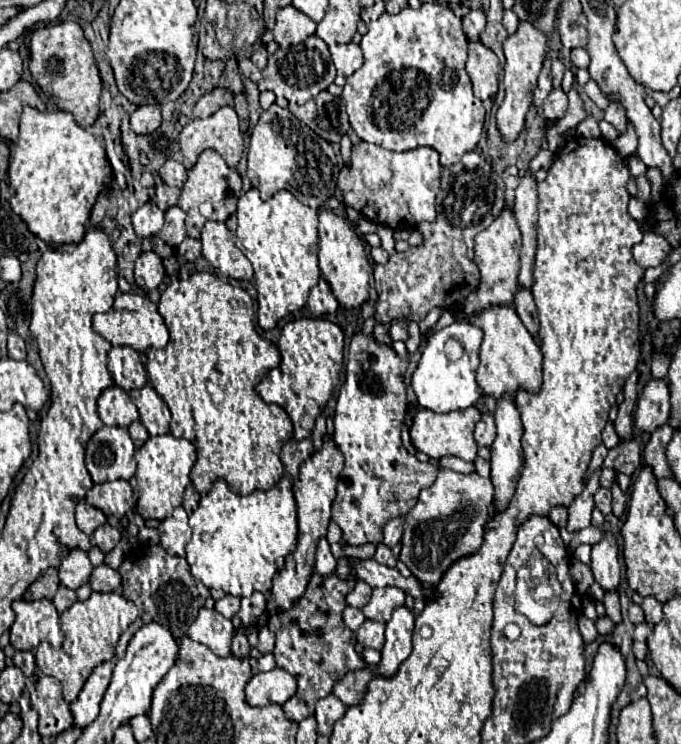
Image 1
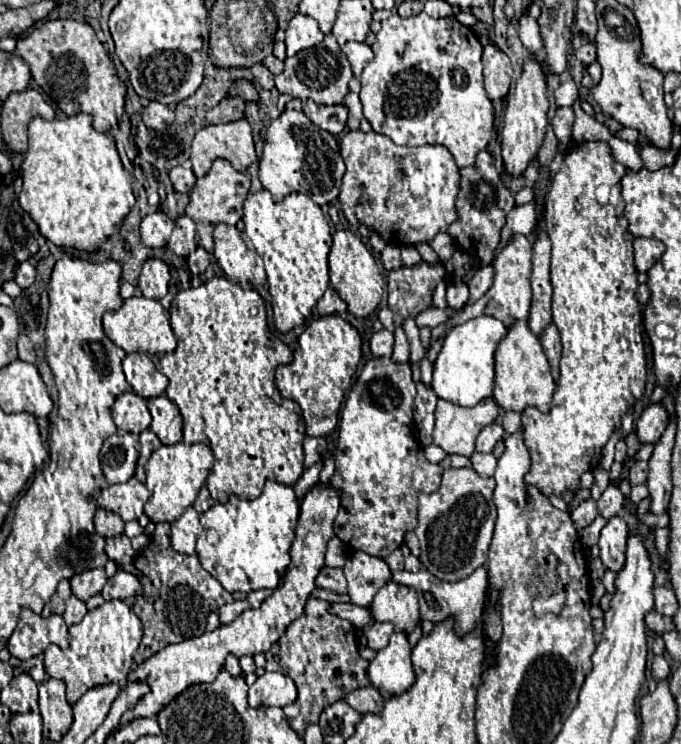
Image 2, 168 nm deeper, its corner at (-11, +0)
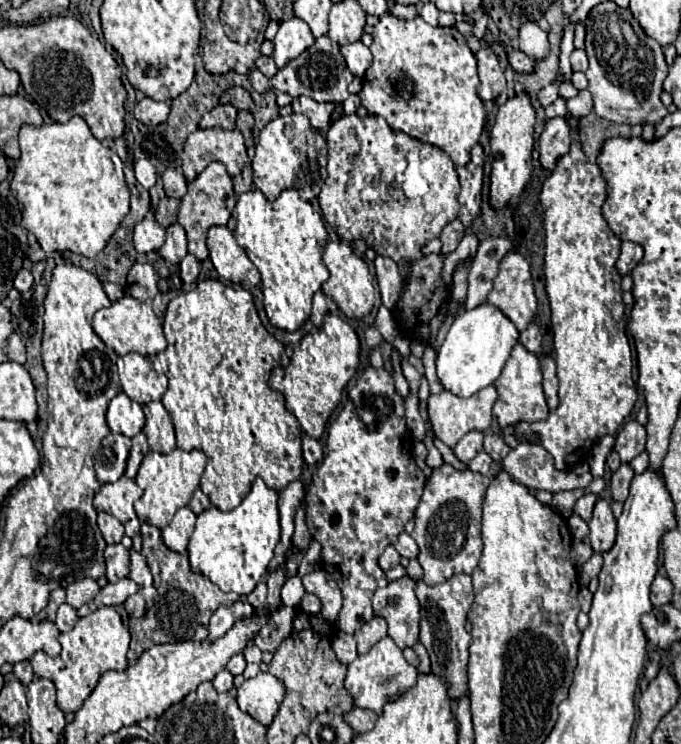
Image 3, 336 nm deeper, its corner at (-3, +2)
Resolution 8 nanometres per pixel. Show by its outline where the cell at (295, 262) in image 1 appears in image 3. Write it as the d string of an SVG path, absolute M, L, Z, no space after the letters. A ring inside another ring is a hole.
M261 190L245 192L237 198L235 238L249 260L261 272L263 304L271 326L293 332L311 312L311 298L329 278L321 254L327 244L325 222L313 206L299 198L297 190L285 190L275 202L269 202Z

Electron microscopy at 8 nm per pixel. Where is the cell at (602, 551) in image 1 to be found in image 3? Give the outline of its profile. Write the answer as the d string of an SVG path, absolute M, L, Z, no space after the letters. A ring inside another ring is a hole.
M601 498L599 504L595 504L593 518L589 522L589 542L593 552L605 554L613 548L615 528L617 528L617 520L611 512L611 506Z

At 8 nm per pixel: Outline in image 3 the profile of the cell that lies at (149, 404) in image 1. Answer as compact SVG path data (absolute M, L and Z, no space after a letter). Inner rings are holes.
M149 402L143 406L145 412L145 436L155 452L171 452L175 448L175 430L169 412L163 408L161 402Z

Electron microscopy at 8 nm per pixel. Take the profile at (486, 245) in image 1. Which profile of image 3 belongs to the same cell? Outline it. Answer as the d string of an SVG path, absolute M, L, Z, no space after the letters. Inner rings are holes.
M511 250L499 262L499 274L493 278L493 290L485 304L499 308L517 330L525 330L535 318L537 298L533 292L531 272L527 260L519 252Z

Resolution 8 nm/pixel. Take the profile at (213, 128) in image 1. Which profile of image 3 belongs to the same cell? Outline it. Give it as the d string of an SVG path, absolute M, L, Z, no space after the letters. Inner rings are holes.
M199 128L187 136L181 160L187 180L193 180L207 168L207 164L215 160L221 160L227 166L227 172L235 176L247 162L243 134L237 128Z

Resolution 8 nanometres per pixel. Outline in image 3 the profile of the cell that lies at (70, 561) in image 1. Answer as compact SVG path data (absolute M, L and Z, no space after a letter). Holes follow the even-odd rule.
M83 578L69 584L65 590L67 590L67 604L71 604L73 608L81 608L85 602L95 598L95 594L99 592L99 584L93 578Z

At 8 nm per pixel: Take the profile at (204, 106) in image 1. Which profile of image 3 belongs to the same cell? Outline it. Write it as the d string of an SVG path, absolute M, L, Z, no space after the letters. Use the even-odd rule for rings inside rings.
M219 104L213 110L209 110L207 114L203 114L199 126L201 128L235 128L235 120L237 120L237 110L231 104Z

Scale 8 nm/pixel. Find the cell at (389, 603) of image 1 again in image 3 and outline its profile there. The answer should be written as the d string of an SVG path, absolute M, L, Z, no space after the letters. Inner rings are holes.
M403 576L379 588L373 594L373 610L387 622L389 636L399 648L413 646L419 640L419 602L413 578Z

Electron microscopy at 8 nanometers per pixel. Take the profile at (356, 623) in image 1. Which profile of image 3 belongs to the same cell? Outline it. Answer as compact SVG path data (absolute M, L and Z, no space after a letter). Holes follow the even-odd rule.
M305 594L305 598L301 600L299 608L303 608L303 612L319 614L319 612L321 612L321 600L319 600L315 594Z

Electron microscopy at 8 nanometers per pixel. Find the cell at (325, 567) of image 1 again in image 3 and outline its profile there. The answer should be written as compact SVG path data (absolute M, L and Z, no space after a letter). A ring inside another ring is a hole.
M315 570L303 576L303 586L307 592L323 600L323 612L319 612L319 616L335 622L341 610L341 590L337 586L337 580L325 570Z

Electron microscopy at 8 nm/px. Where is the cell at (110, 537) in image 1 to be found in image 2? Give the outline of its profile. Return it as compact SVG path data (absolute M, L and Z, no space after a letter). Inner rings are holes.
M125 534L109 538L107 546L105 546L105 552L107 552L109 560L113 560L117 566L131 564L133 558L135 558L135 550L131 548L131 540Z

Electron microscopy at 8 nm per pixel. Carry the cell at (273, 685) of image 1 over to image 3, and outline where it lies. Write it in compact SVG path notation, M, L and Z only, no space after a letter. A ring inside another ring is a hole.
M259 672L255 678L245 680L237 690L239 708L255 716L265 726L273 720L283 698L285 686L269 672Z

